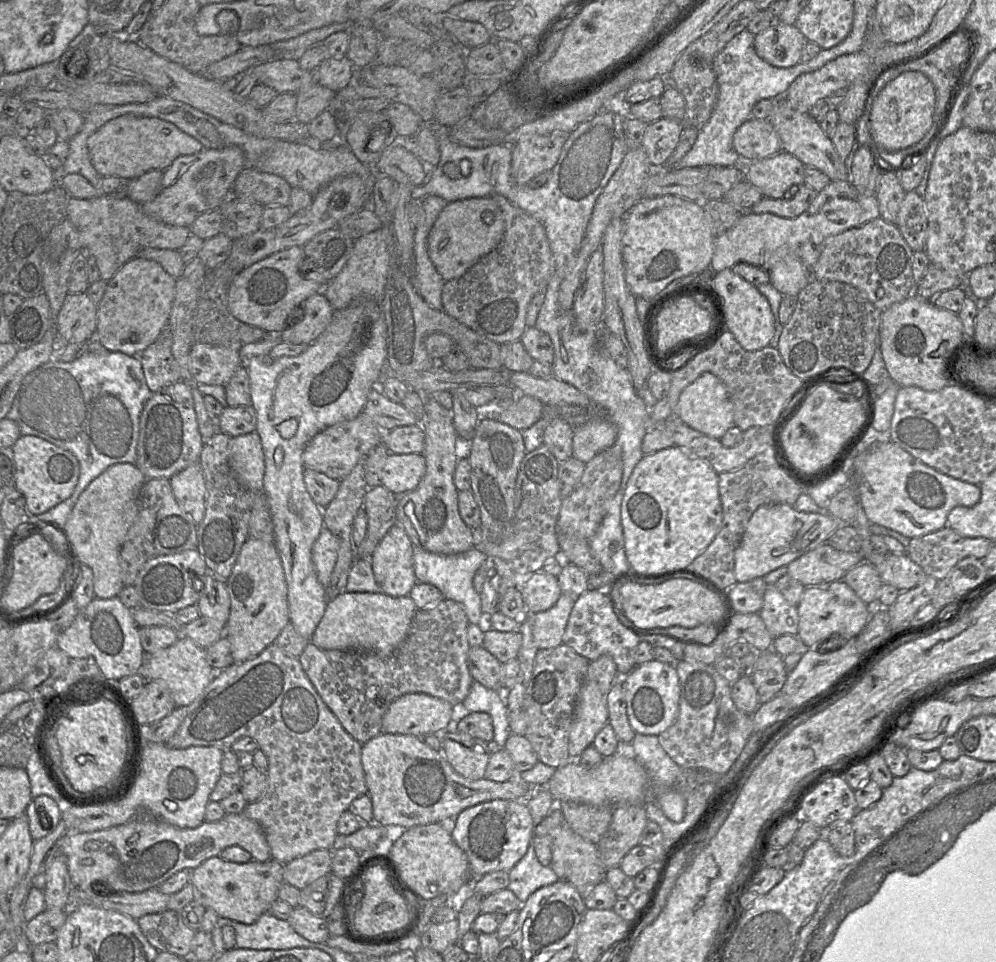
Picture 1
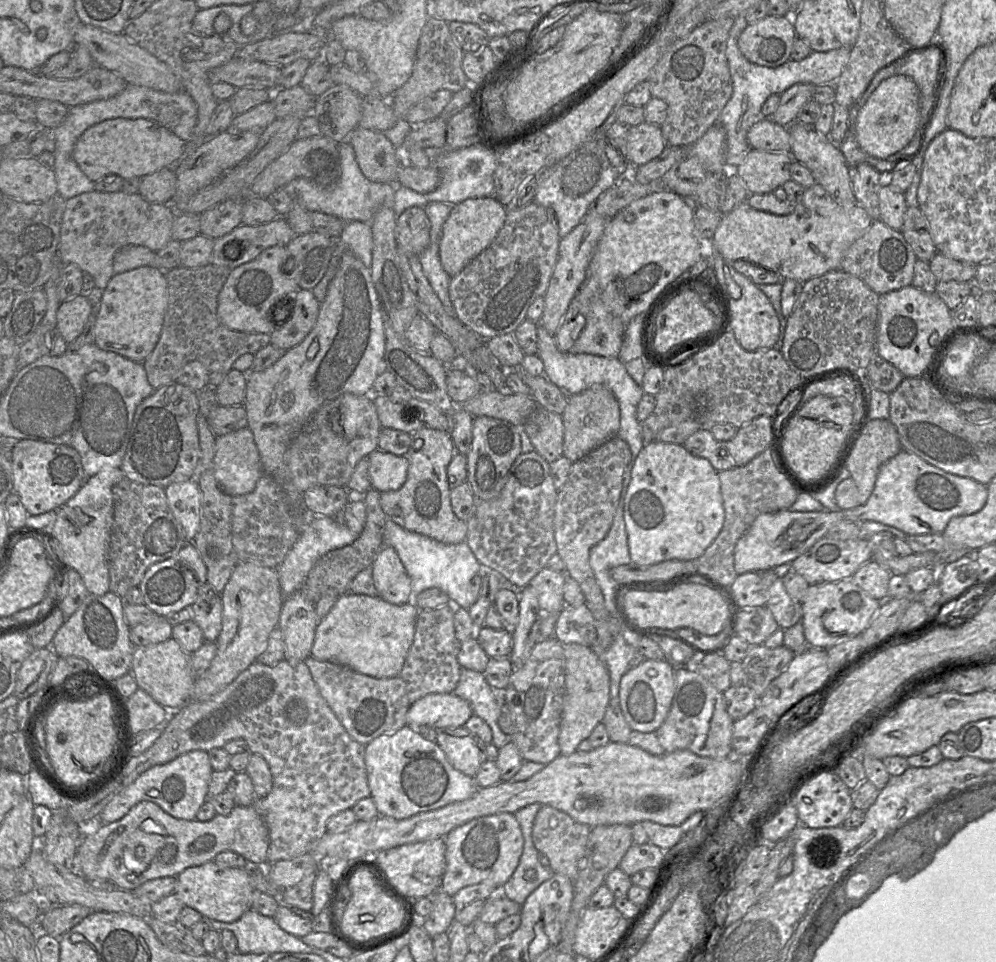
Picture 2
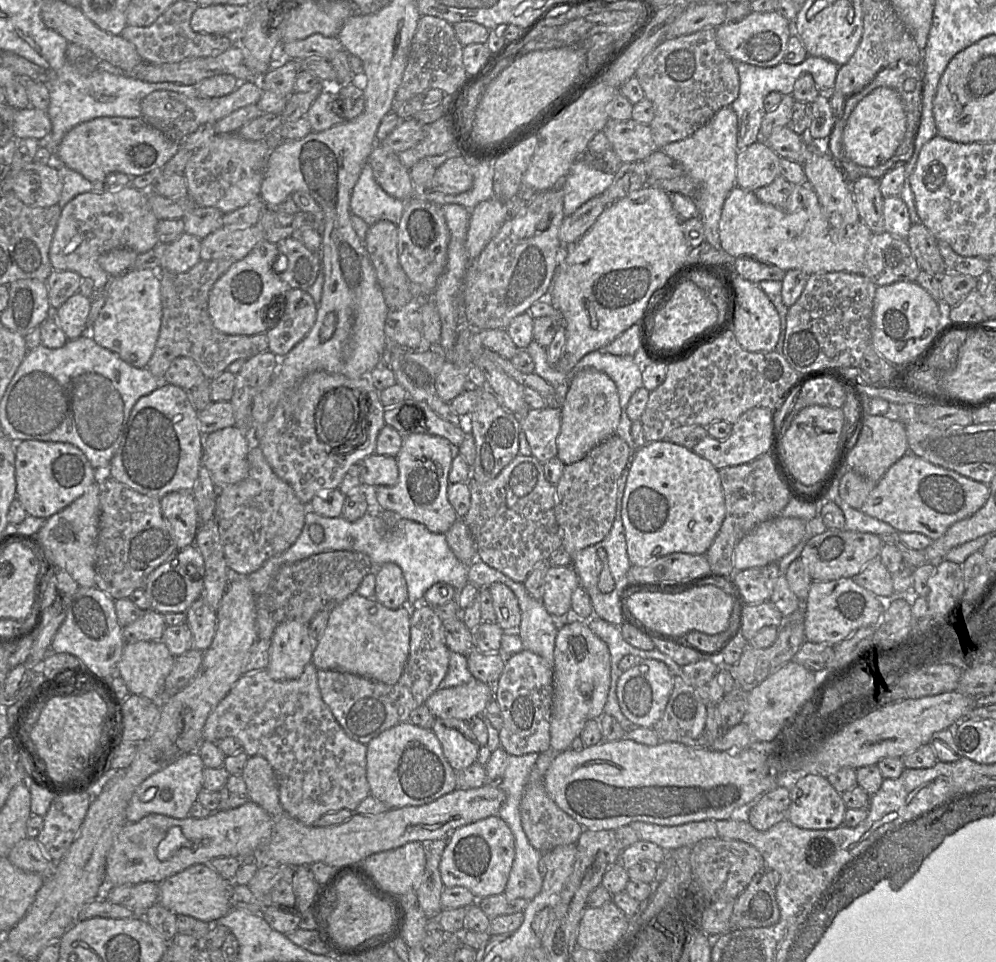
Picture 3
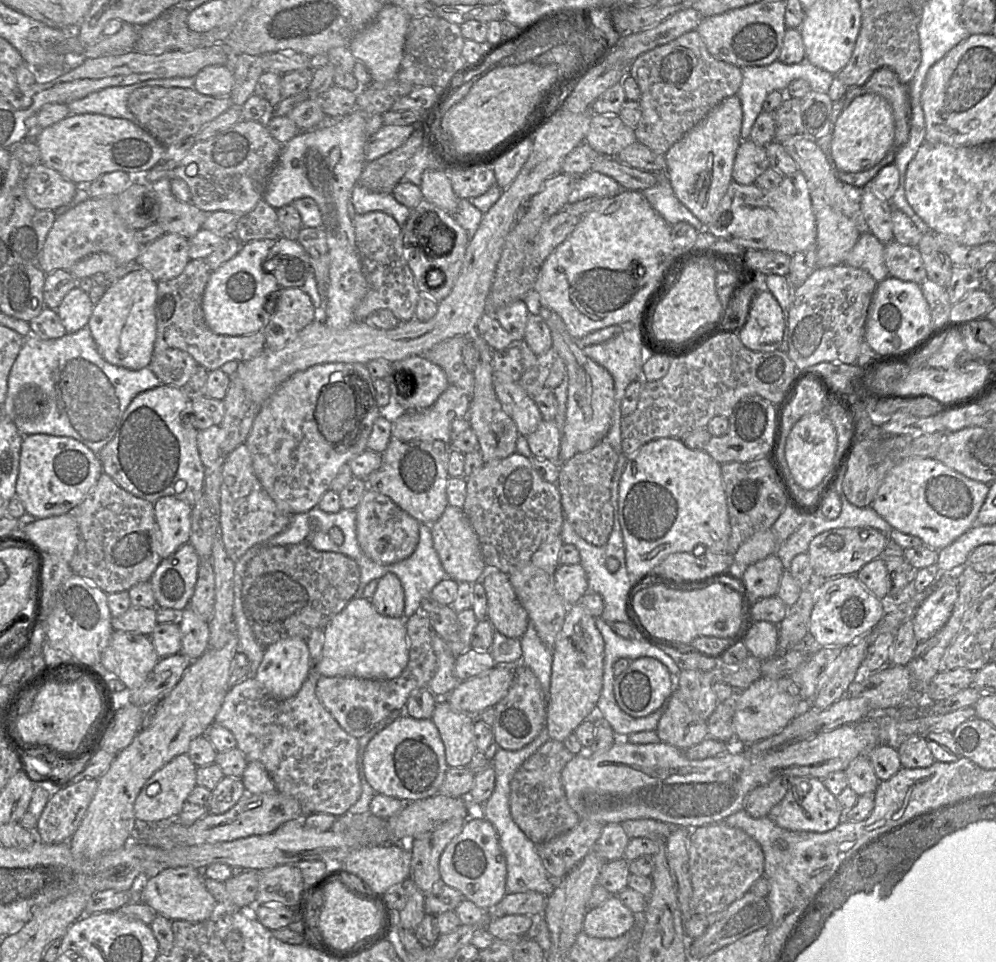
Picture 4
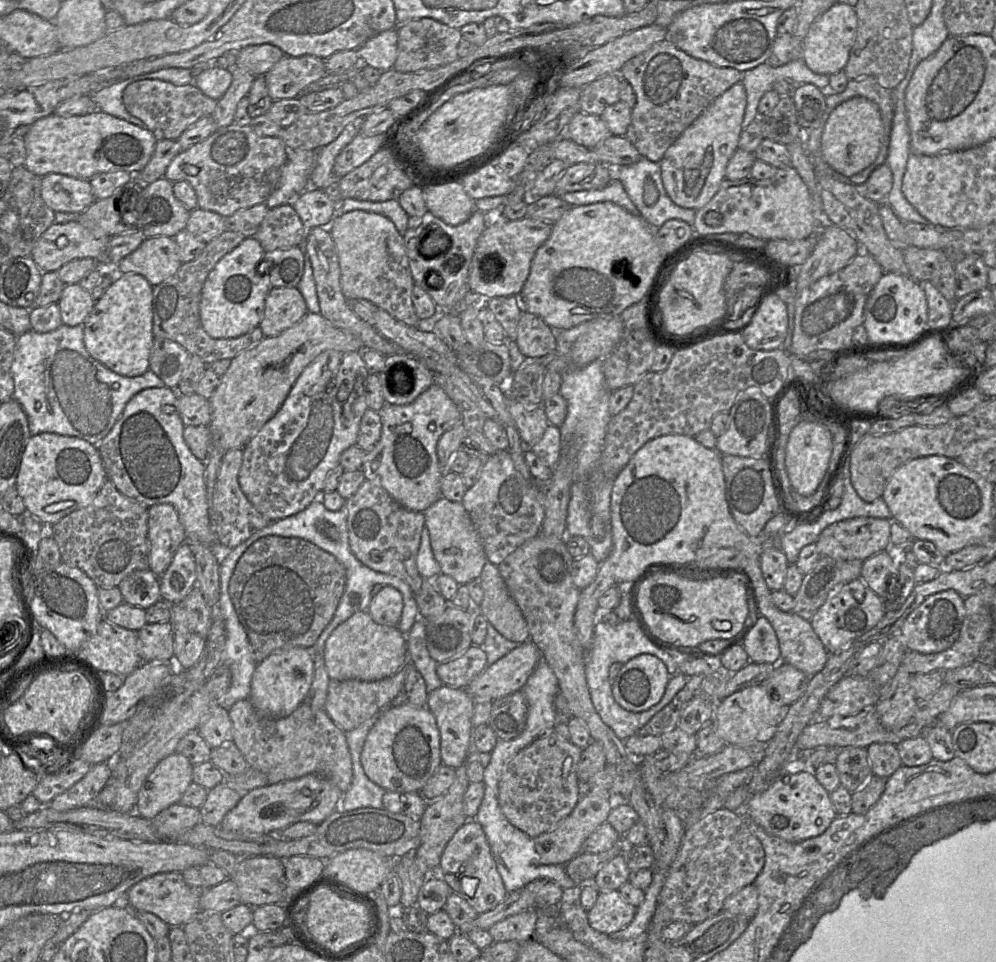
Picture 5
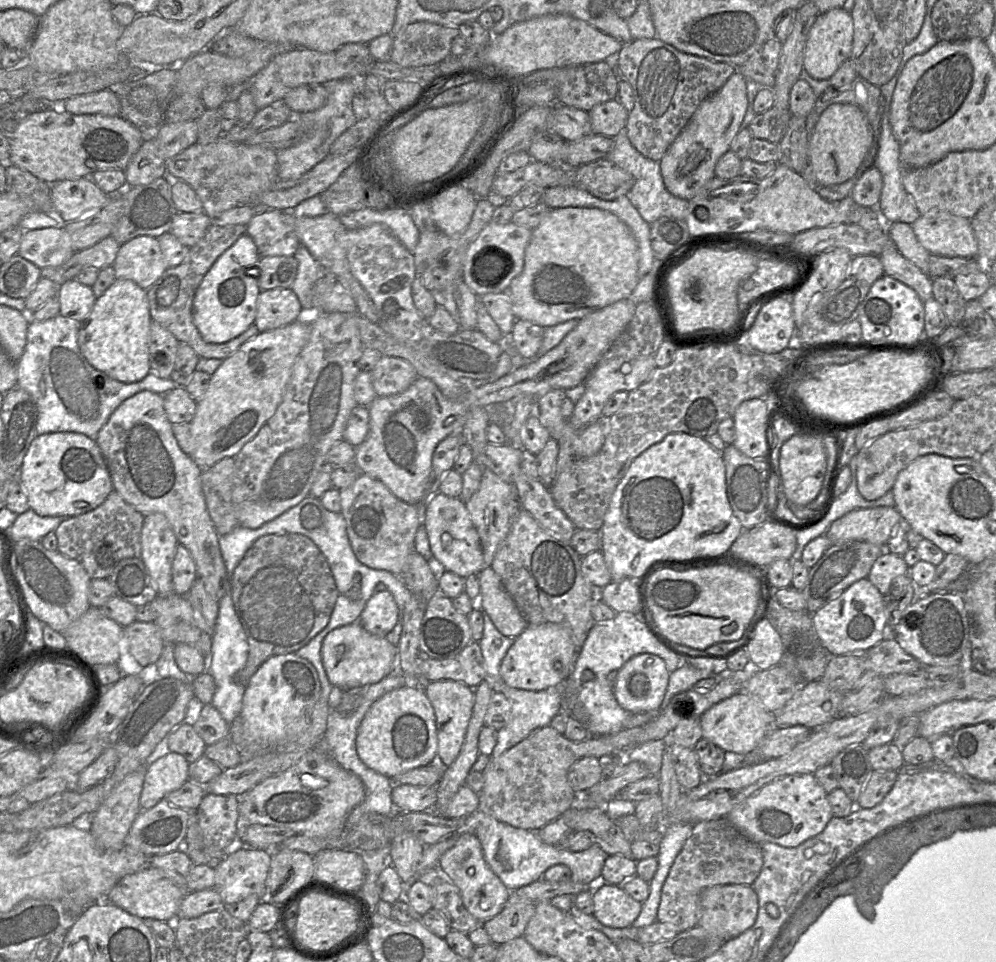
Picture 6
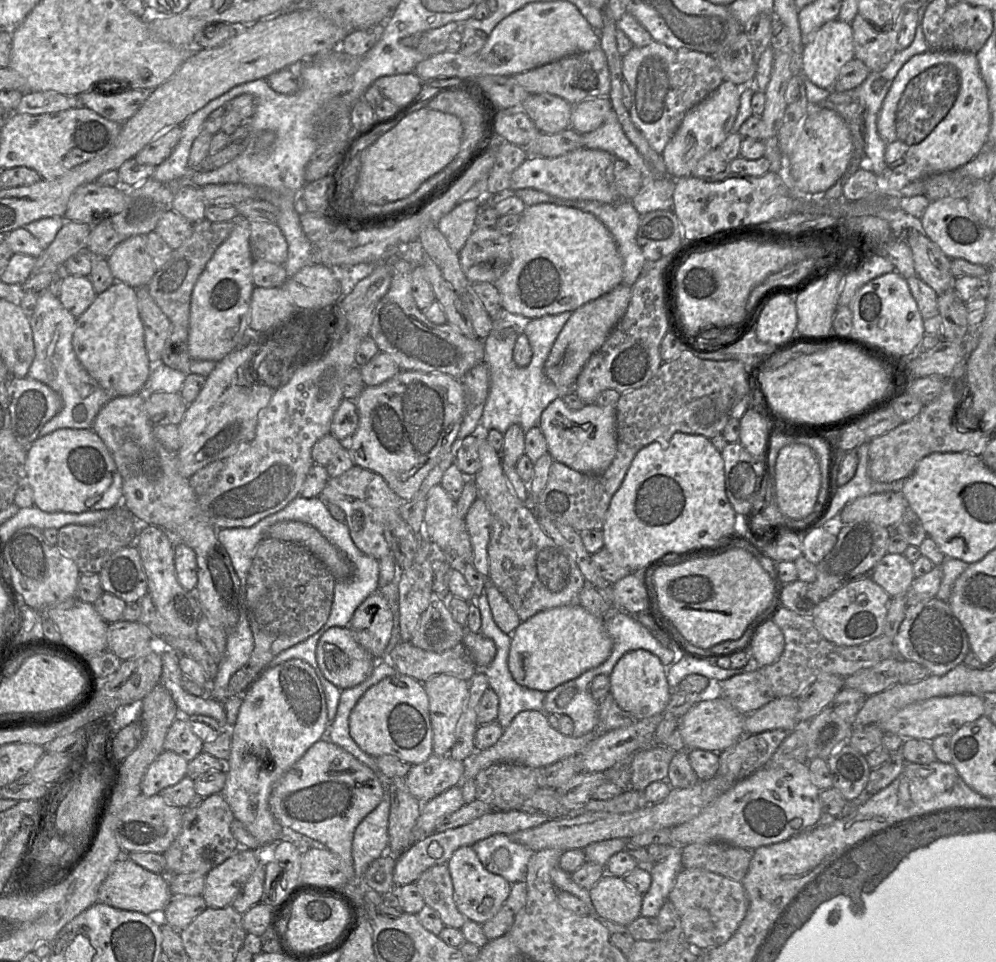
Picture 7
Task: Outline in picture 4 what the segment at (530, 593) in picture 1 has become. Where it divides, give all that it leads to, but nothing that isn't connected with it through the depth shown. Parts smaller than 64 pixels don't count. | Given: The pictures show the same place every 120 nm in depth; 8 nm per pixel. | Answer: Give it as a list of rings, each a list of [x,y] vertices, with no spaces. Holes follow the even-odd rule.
[[[580,563],[559,565],[553,577],[557,592],[568,606],[578,603],[589,592],[587,575]]]

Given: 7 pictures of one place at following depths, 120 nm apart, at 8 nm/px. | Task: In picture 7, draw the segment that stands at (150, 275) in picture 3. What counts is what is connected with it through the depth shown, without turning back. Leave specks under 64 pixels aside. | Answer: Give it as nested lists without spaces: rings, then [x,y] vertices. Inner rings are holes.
[[[115,281],[106,291],[98,294],[88,309],[77,318],[72,345],[81,365],[110,397],[140,393],[150,375],[150,361],[144,343],[144,328],[138,311],[136,289]]]

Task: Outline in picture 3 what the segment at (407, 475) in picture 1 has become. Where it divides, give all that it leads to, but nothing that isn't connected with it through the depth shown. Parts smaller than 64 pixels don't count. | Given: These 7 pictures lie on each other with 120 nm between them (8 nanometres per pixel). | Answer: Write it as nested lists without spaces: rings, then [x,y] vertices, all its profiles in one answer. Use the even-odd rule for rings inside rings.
[[[374,453],[357,465],[360,465],[363,485],[392,487],[398,481],[399,470],[395,457]]]

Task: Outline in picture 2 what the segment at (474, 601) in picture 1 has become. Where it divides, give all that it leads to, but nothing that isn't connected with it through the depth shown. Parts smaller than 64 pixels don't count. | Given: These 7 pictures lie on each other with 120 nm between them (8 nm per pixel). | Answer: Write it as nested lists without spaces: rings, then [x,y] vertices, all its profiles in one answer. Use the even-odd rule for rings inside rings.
[[[387,519],[384,529],[384,545],[392,546],[401,559],[411,578],[411,599],[430,588],[446,592],[455,607],[469,609],[472,605],[470,581],[480,573],[481,564],[476,559],[466,541],[458,544],[444,544],[430,537],[408,531],[391,519]]]

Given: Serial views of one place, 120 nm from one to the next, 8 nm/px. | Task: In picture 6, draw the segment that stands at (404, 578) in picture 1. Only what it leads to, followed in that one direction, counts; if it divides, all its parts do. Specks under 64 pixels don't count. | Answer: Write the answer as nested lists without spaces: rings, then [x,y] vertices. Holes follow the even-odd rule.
[[[390,591],[374,593],[360,616],[359,623],[369,633],[386,637],[398,621],[399,608]]]

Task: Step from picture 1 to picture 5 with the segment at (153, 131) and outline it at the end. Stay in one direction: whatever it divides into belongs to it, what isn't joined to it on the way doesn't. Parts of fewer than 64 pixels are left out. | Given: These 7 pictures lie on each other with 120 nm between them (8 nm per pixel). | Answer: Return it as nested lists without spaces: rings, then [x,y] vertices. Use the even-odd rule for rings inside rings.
[[[101,111],[68,117],[52,113],[35,121],[23,139],[27,154],[23,166],[29,172],[40,177],[57,173],[89,181],[106,172],[138,173],[149,162],[157,142],[147,129]]]

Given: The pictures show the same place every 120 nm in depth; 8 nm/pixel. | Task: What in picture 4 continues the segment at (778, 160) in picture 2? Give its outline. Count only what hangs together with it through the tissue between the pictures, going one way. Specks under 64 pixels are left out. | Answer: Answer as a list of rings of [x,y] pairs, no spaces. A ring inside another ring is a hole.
[[[743,140],[734,160],[732,180],[740,185],[754,184],[769,167],[766,148],[751,140]]]

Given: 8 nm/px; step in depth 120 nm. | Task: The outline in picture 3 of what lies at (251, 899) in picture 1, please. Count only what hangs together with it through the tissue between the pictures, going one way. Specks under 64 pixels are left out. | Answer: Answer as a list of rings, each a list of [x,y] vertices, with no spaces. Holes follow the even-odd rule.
[[[210,864],[192,865],[158,884],[158,903],[175,915],[191,916],[205,923],[211,923],[232,909],[230,906],[232,881],[221,877]]]

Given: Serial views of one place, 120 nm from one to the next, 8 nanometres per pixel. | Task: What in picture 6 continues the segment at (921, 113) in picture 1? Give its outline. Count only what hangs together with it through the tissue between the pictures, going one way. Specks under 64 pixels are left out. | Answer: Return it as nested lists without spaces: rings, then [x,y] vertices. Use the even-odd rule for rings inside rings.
[[[836,103],[821,114],[808,142],[807,167],[801,174],[809,185],[817,187],[842,184],[857,172],[872,144],[868,119],[853,104]]]

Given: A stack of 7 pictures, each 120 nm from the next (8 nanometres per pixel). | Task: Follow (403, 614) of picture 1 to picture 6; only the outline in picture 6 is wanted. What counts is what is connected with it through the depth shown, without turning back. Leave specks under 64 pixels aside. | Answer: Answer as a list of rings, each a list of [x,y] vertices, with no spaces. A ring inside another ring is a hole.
[[[355,622],[332,630],[323,640],[321,658],[330,683],[336,692],[363,688],[381,681],[397,668],[398,646],[386,637],[369,633]]]

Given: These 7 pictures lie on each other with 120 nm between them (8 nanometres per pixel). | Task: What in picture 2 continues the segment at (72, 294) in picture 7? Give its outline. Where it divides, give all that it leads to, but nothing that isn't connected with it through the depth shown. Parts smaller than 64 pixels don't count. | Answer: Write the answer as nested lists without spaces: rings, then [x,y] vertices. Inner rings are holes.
[[[83,294],[60,303],[56,313],[56,330],[67,344],[82,332],[93,306]]]

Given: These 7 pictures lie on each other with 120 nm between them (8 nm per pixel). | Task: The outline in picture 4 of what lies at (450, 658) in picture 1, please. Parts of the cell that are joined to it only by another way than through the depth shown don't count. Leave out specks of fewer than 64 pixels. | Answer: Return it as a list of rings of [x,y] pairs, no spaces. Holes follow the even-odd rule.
[[[417,612],[406,620],[409,641],[409,661],[403,672],[391,680],[371,680],[348,676],[321,675],[316,694],[339,726],[350,736],[359,739],[371,731],[393,711],[404,711],[407,700],[417,689],[428,687],[437,669],[437,657],[432,645],[433,629],[428,613]]]

